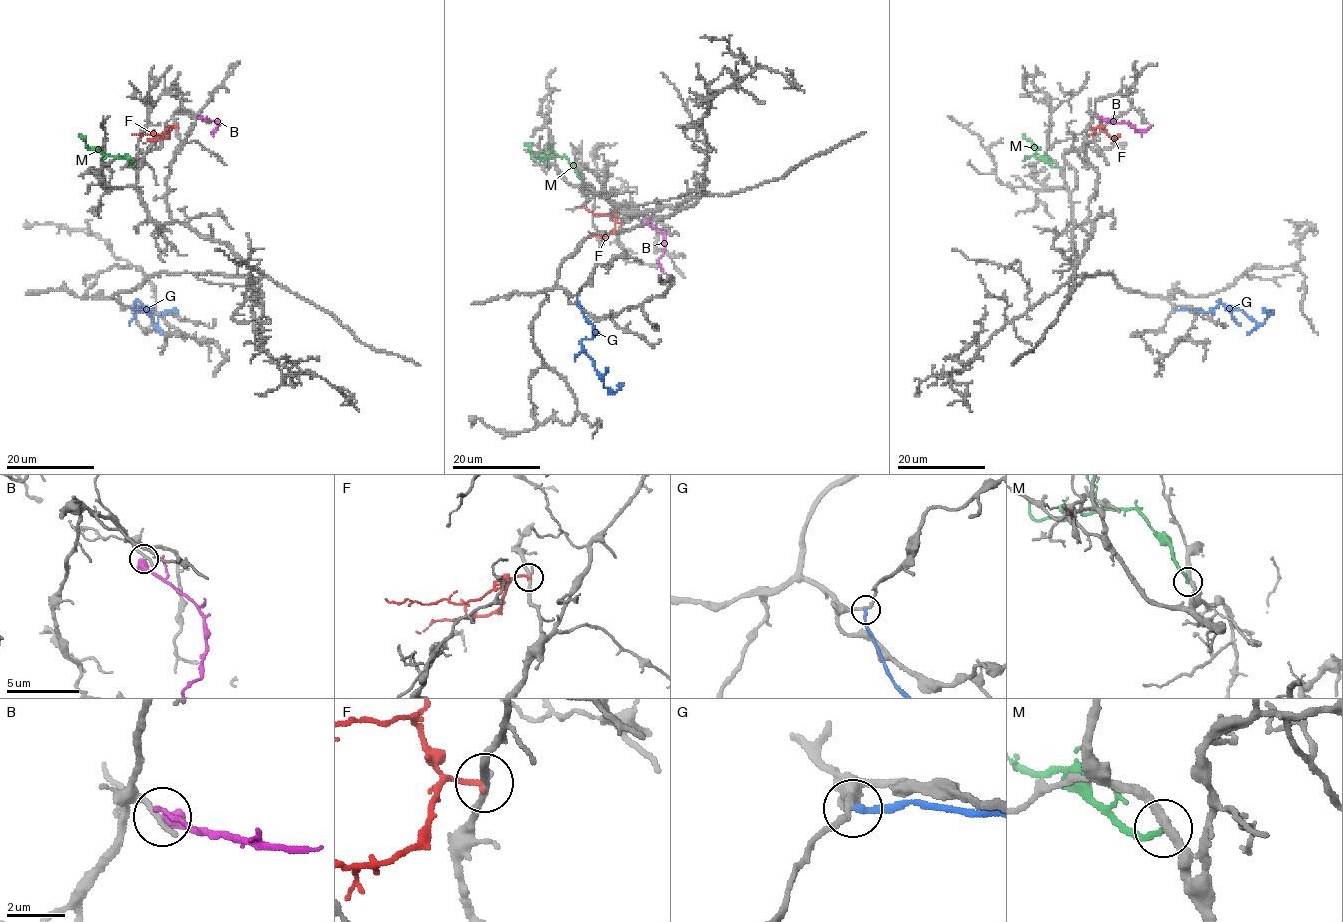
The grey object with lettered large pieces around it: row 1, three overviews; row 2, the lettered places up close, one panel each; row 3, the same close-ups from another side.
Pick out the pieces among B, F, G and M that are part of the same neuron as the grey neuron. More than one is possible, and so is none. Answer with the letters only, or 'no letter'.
no letter

